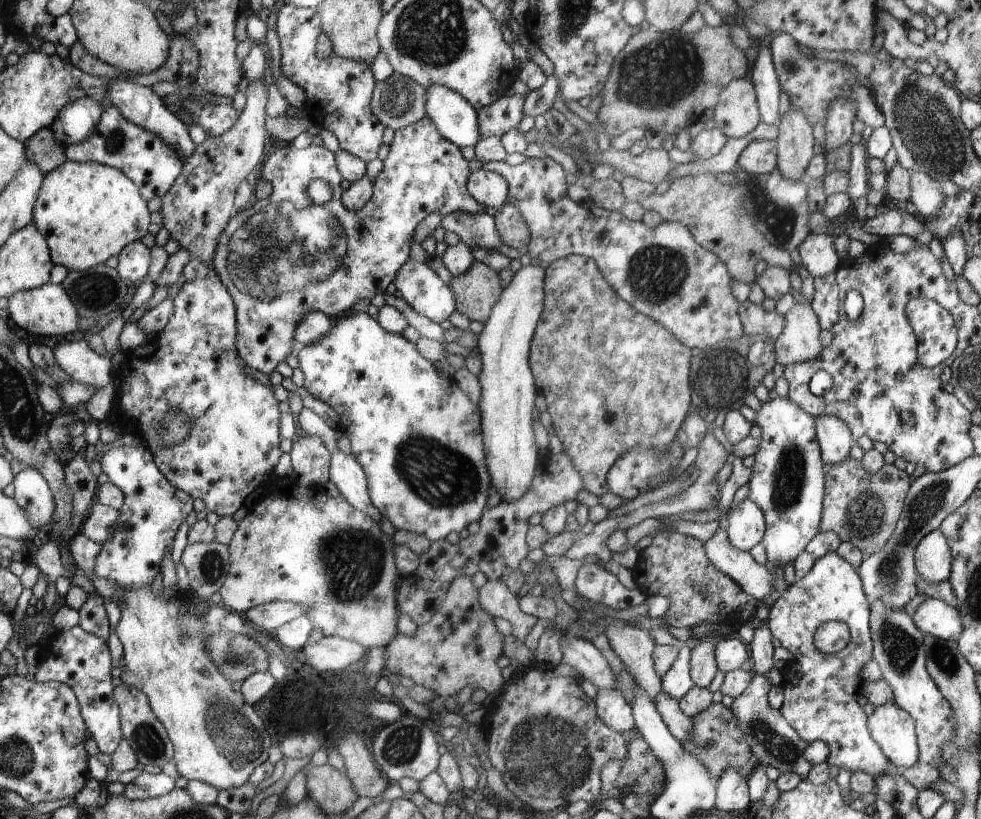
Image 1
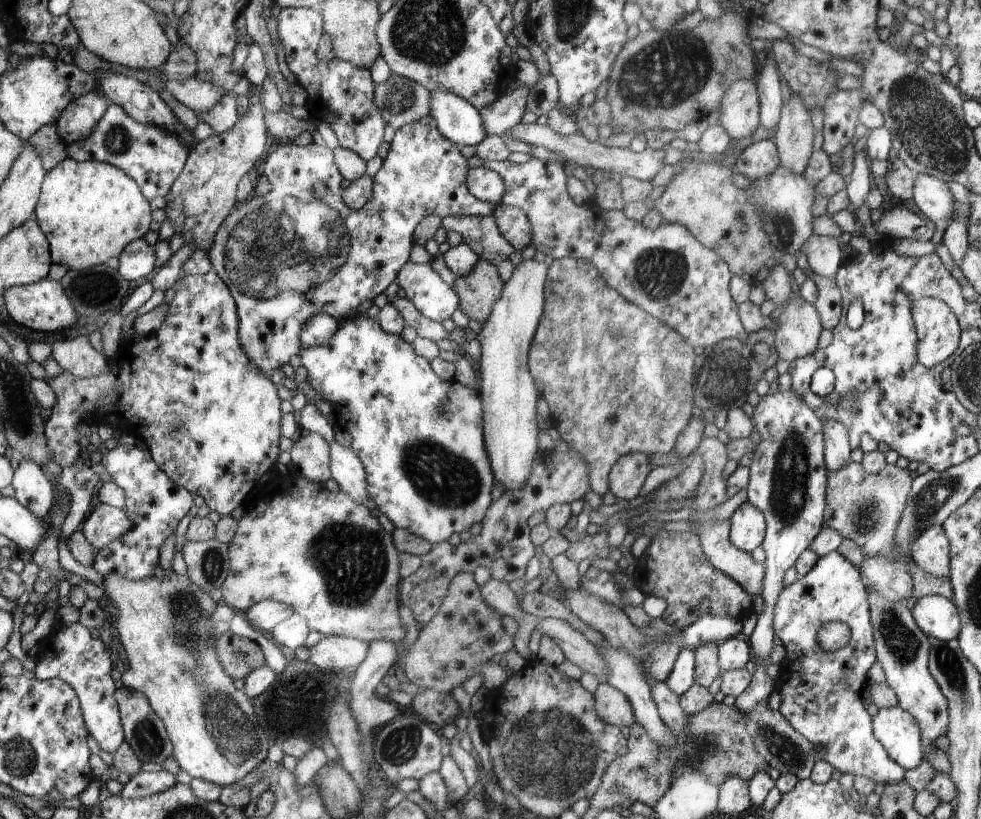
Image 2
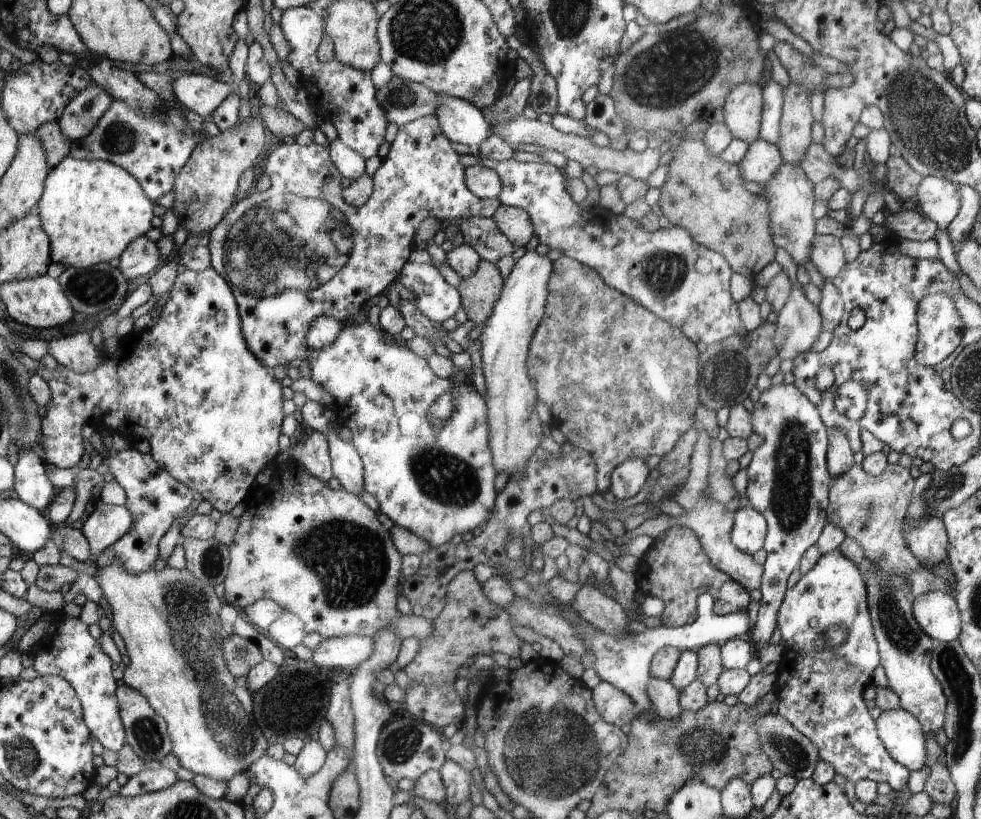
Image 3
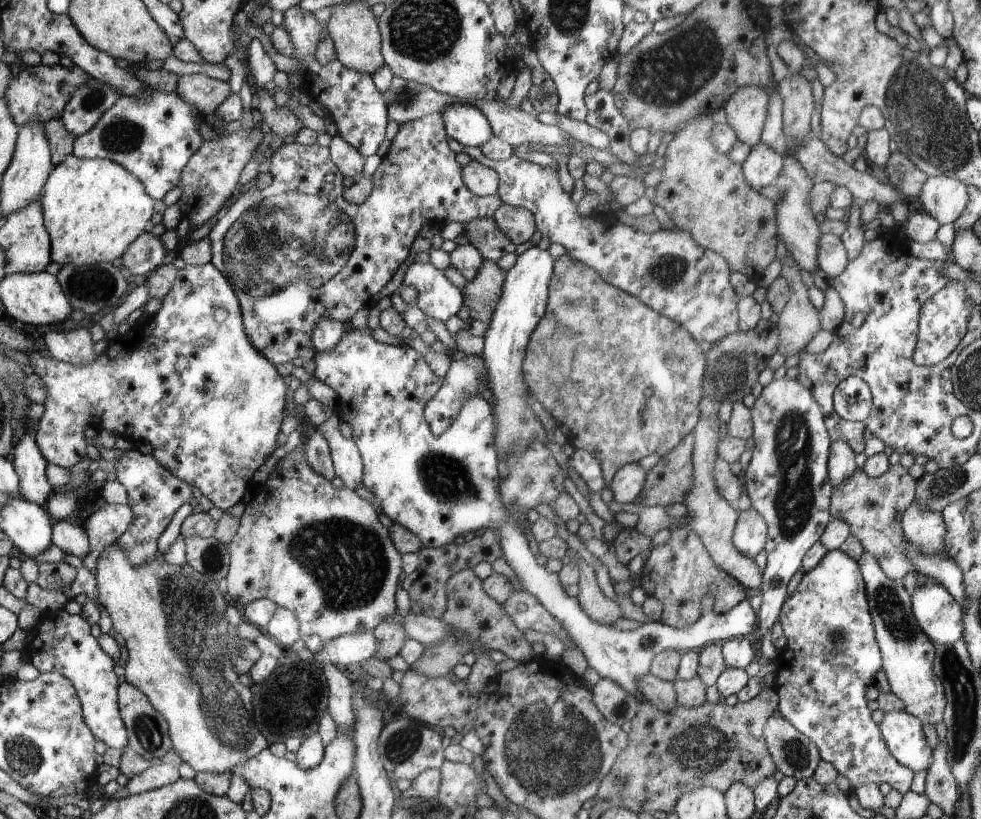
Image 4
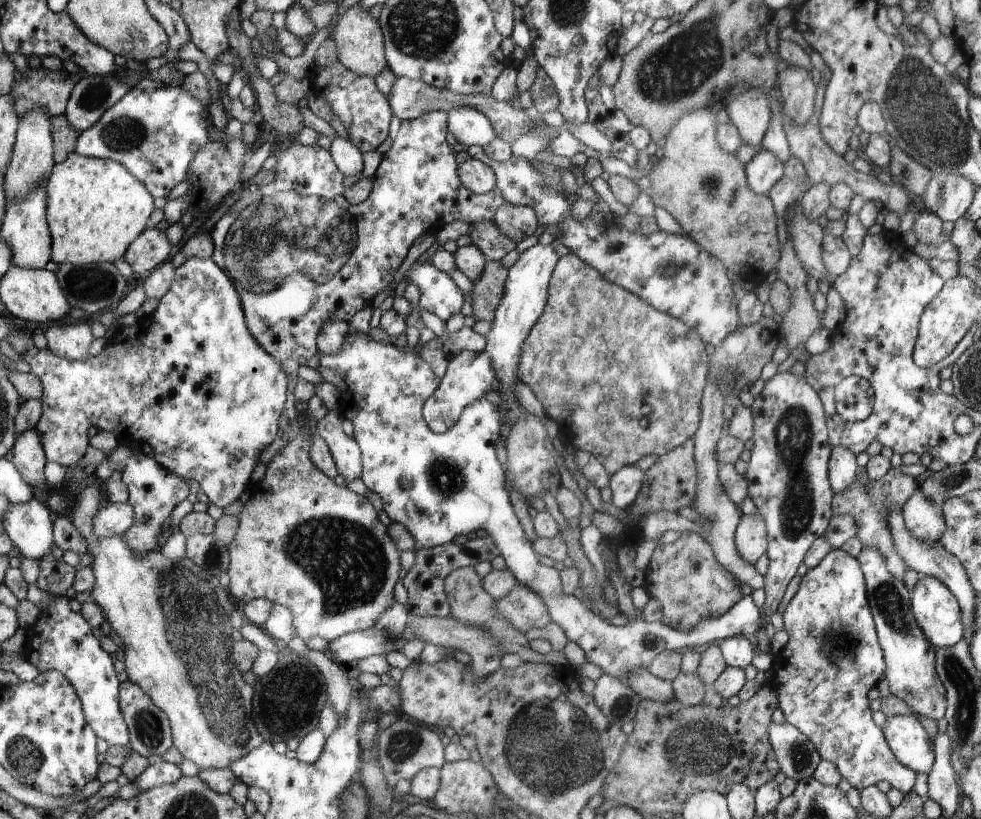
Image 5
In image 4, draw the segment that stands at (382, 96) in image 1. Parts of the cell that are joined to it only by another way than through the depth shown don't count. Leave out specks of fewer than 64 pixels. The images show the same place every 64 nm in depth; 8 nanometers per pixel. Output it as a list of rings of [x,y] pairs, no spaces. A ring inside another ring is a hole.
[[[394,77],[388,90],[383,92],[383,99],[387,104],[387,113],[389,120],[394,120],[397,124],[413,121],[432,113],[442,113],[443,110],[452,103],[468,103],[478,107],[488,116],[488,120],[494,127],[494,134],[501,138],[514,148],[522,143],[540,144],[546,147],[562,144],[569,136],[558,128],[558,125],[547,125],[538,121],[536,116],[525,113],[518,107],[510,108],[502,100],[494,99],[492,101],[461,101],[453,96],[436,92],[426,85],[416,81],[407,81],[400,77]]]

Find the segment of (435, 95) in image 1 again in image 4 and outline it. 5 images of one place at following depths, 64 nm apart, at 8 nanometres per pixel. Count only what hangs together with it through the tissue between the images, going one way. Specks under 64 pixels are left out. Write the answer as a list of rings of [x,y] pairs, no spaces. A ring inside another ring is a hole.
[[[449,104],[442,115],[447,136],[464,146],[479,147],[494,136],[488,116],[472,104]]]

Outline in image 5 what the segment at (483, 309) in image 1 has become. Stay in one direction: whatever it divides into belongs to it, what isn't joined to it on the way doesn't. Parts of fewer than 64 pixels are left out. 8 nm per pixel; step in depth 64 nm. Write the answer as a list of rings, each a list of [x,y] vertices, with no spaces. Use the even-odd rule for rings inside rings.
[[[488,261],[482,276],[472,286],[472,315],[478,321],[492,322],[496,308],[503,301],[507,286],[508,268],[499,261]]]

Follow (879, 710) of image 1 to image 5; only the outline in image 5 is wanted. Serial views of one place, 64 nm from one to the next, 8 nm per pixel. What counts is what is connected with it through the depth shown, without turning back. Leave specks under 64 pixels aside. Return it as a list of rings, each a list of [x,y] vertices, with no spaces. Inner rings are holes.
[[[917,716],[887,718],[883,734],[900,764],[917,775],[930,773],[936,758],[933,739]]]

